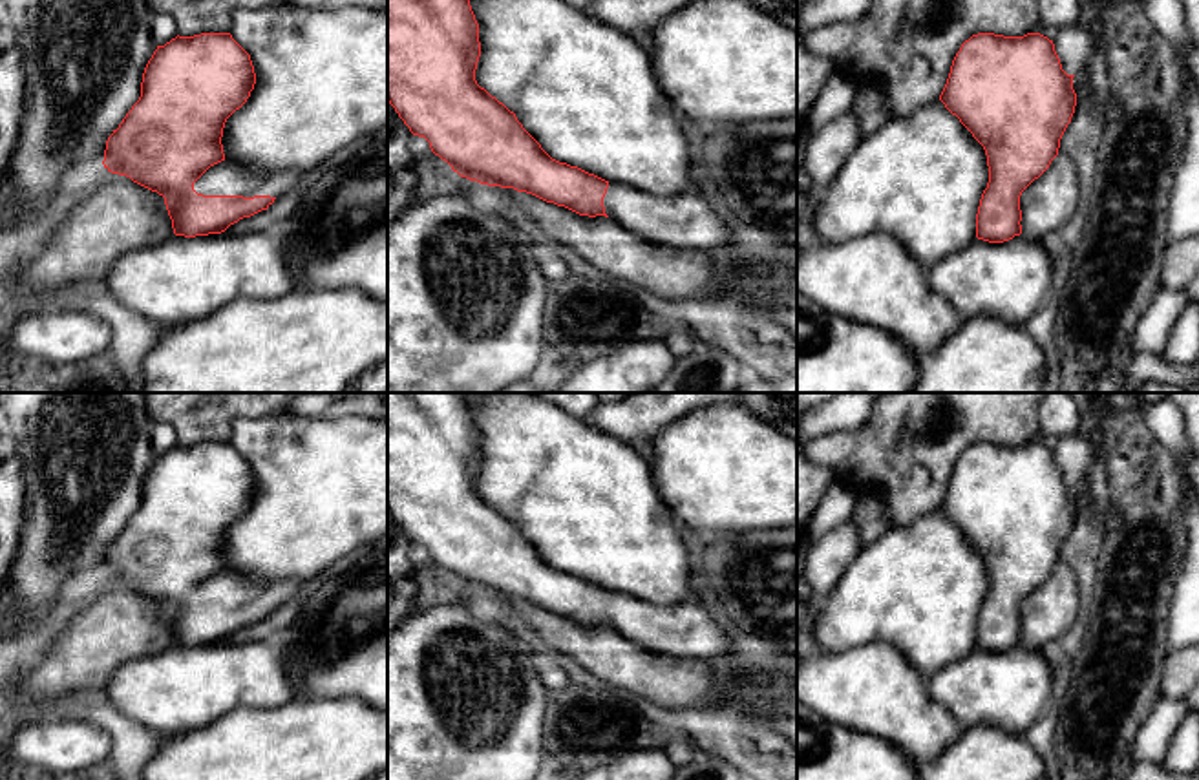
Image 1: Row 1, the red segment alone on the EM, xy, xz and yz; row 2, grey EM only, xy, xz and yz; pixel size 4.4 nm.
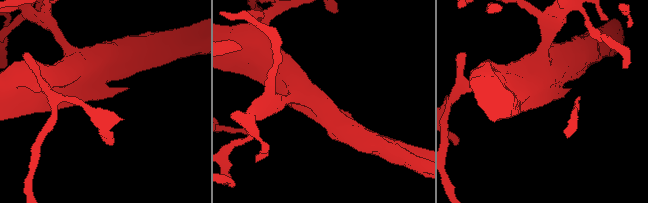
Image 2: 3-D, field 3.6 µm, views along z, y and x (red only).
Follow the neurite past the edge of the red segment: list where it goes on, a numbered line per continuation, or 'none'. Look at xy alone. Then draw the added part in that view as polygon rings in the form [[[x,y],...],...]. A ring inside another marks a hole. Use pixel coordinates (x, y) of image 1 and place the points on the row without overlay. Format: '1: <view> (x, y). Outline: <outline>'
1: xy (229, 587). Outline: [[[221,570],[194,592],[194,599],[203,605],[280,606],[307,585],[309,581],[298,579],[260,581],[238,570]]]

